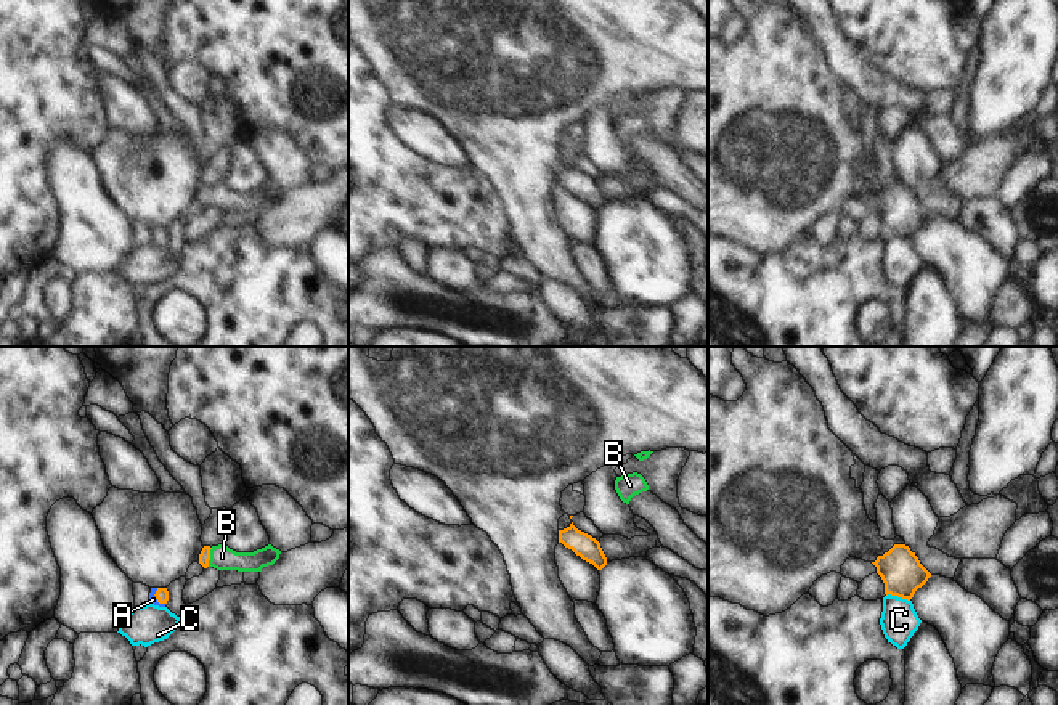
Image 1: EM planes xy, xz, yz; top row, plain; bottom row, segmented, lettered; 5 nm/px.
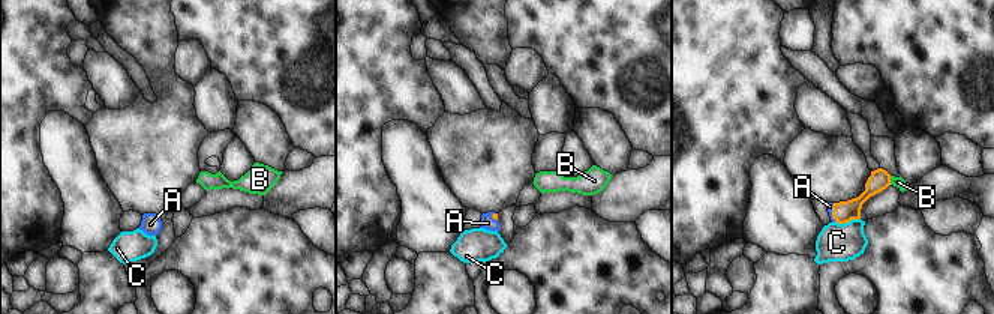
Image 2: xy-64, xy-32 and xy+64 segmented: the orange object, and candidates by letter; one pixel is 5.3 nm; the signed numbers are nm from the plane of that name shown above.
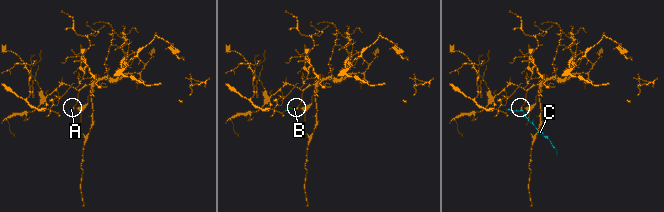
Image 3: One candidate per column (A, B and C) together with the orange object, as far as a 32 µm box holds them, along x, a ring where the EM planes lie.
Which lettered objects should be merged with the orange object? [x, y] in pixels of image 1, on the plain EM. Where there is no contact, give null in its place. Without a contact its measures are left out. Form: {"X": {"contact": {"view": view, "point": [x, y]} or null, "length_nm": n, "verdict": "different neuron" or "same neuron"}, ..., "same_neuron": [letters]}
{"A": {"contact": {"view": "xy", "point": [156, 238]}, "length_nm": 100, "verdict": "same neuron"}, "B": {"contact": {"view": "xy", "point": [209, 198]}, "length_nm": 100, "verdict": "same neuron"}, "C": {"contact": {"view": "yz", "point": [898, 236]}, "length_nm": 120, "verdict": "different neuron"}, "same_neuron": ["A", "B"]}

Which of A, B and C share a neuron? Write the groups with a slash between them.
A B / C

